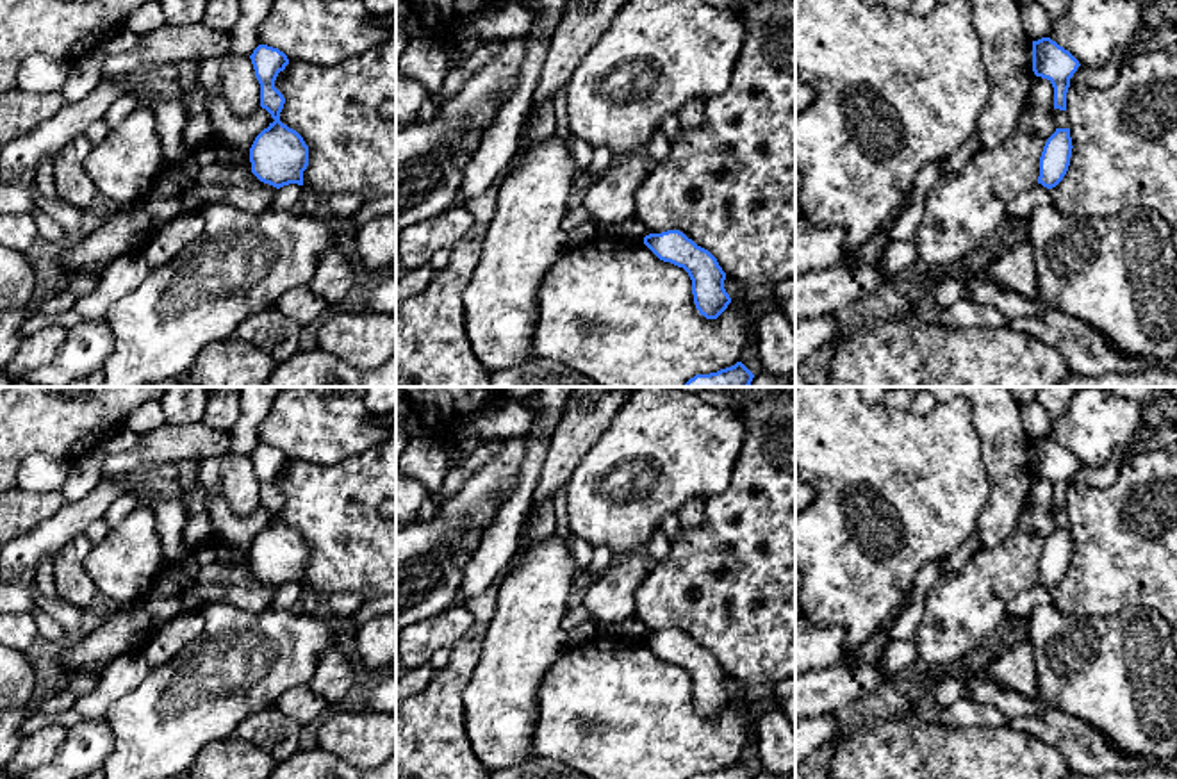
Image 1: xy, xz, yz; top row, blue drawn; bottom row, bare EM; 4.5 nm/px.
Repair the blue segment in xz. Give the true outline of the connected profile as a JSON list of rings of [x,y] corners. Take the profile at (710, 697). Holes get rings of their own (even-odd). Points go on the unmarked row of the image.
[[[679,629],[649,633],[644,644],[663,661],[683,667],[692,679],[696,708],[706,718],[717,718],[731,702],[724,688],[726,672],[717,658]]]

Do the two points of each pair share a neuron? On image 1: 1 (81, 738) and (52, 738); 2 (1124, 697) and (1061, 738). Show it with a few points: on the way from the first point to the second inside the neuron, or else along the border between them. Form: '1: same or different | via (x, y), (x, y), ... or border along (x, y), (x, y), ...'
1: different | border along (68, 729), (50, 760)
2: different | border along (1049, 706), (1090, 722), (1119, 749)

